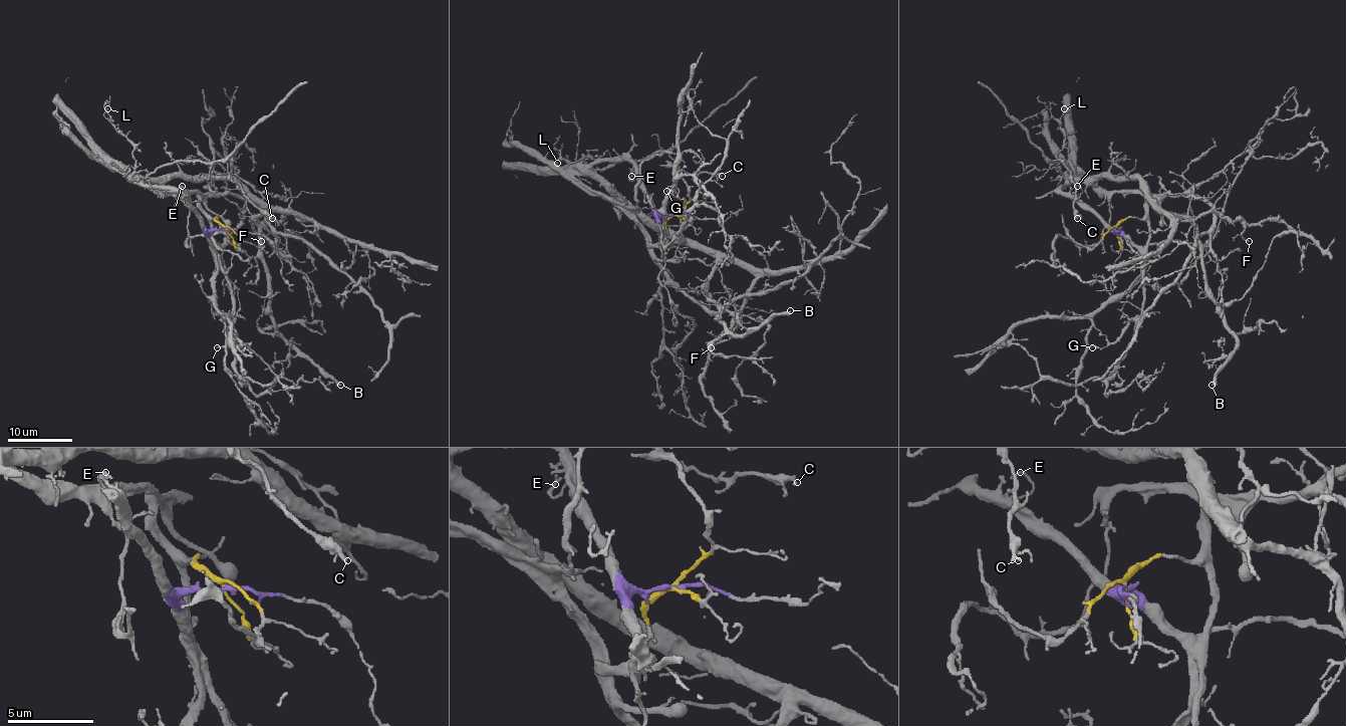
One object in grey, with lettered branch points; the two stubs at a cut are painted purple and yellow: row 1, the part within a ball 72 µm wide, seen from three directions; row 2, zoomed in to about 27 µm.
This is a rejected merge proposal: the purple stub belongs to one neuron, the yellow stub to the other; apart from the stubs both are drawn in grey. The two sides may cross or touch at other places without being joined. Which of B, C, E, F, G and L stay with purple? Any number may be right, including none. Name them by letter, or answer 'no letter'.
B, C, E, F, G, L

